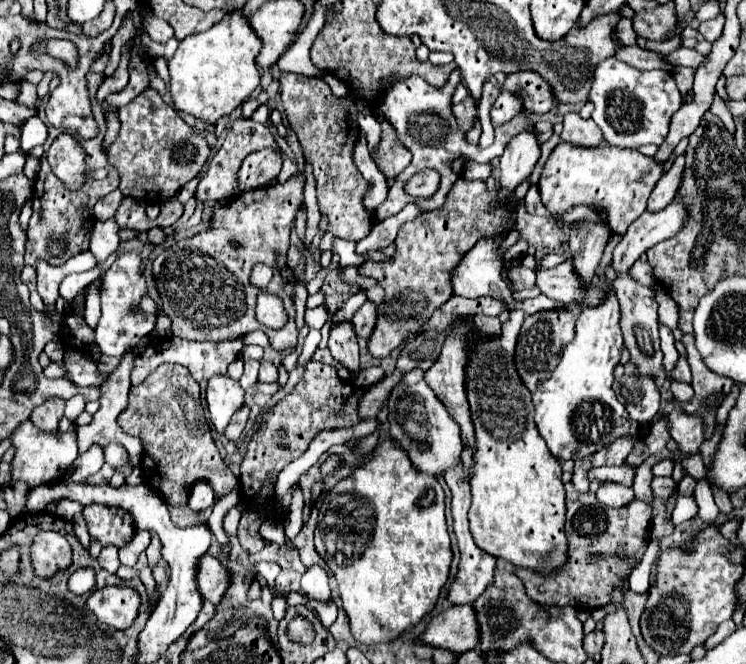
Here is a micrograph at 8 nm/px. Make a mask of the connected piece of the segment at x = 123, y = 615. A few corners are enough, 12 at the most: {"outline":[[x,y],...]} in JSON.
{"outline":[[120,586],[94,590],[86,610],[98,624],[126,630],[138,592]]}

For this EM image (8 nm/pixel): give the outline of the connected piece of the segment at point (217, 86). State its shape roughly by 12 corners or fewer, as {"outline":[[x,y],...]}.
{"outline":[[240,10],[168,62],[174,106],[214,124],[260,84]]}

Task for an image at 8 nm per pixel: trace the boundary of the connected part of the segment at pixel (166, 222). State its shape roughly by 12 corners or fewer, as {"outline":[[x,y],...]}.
{"outline":[[178,198],[162,202],[156,218],[160,228],[172,226],[182,216]]}

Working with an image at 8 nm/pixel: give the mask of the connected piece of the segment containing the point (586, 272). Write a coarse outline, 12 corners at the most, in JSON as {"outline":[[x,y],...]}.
{"outline":[[578,222],[568,236],[574,272],[588,290],[610,228]]}

